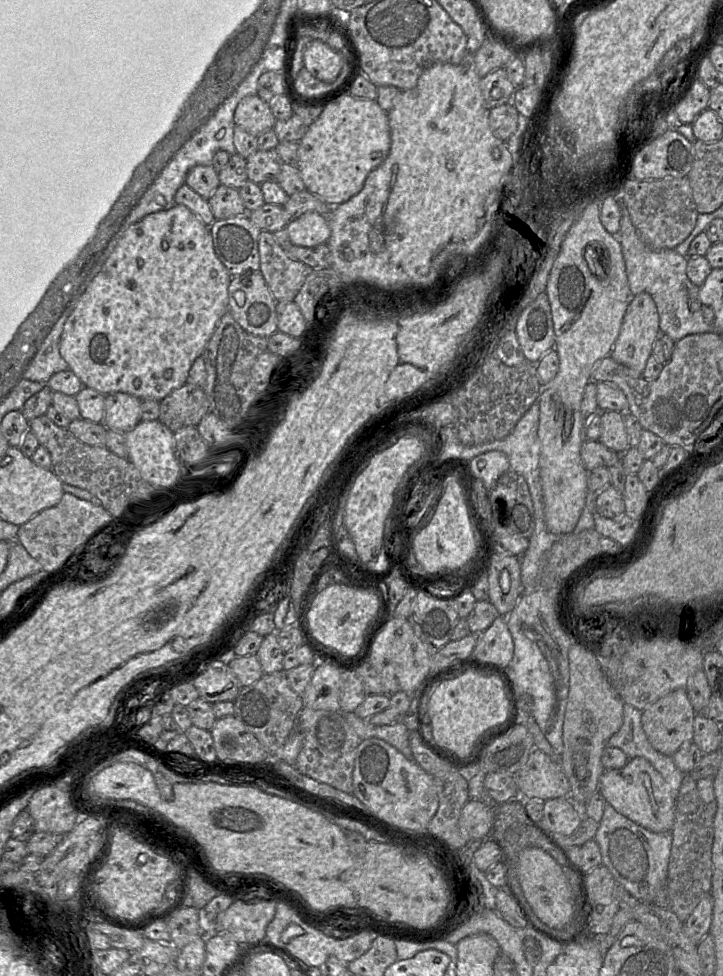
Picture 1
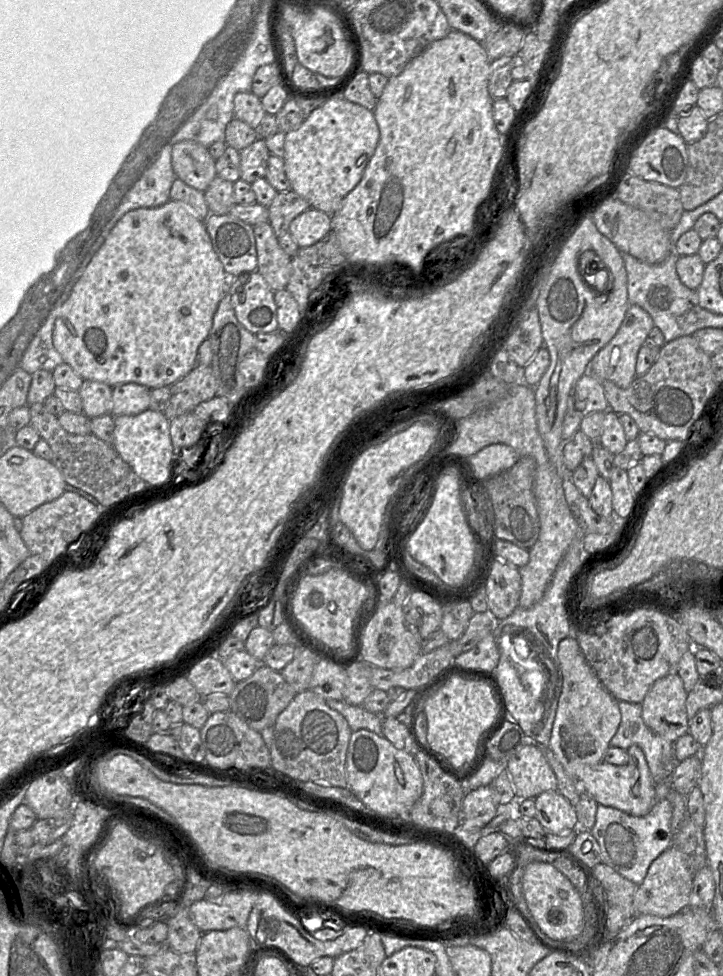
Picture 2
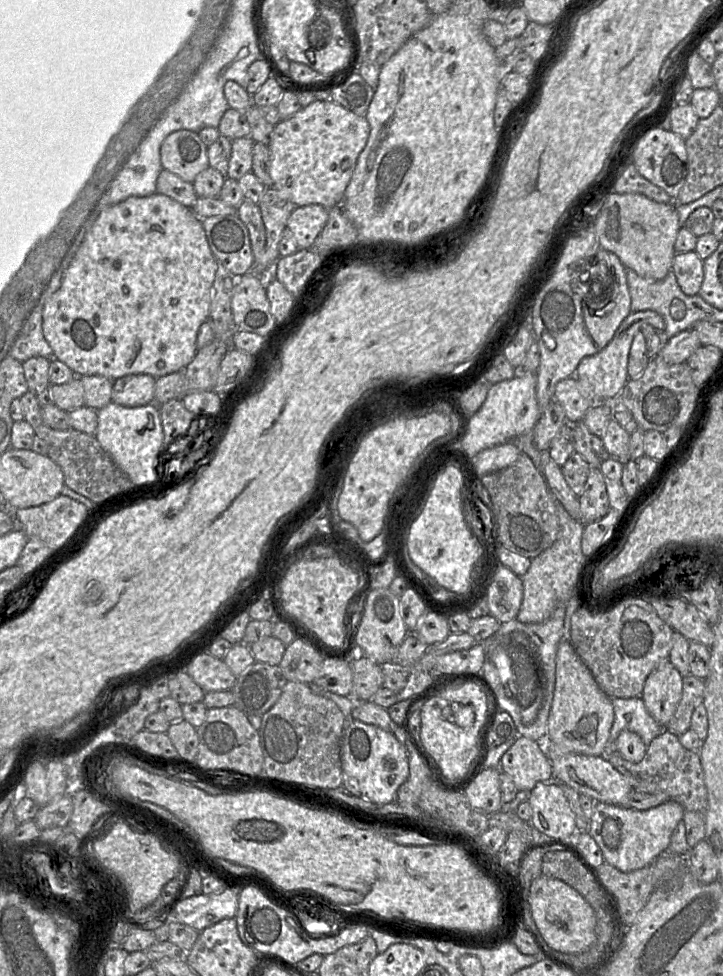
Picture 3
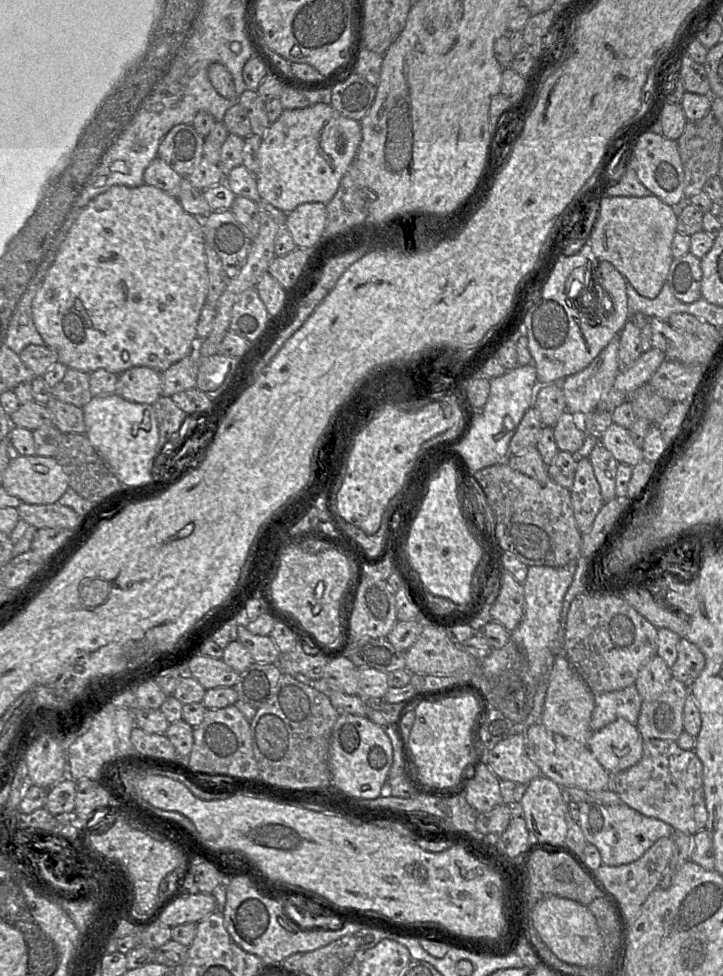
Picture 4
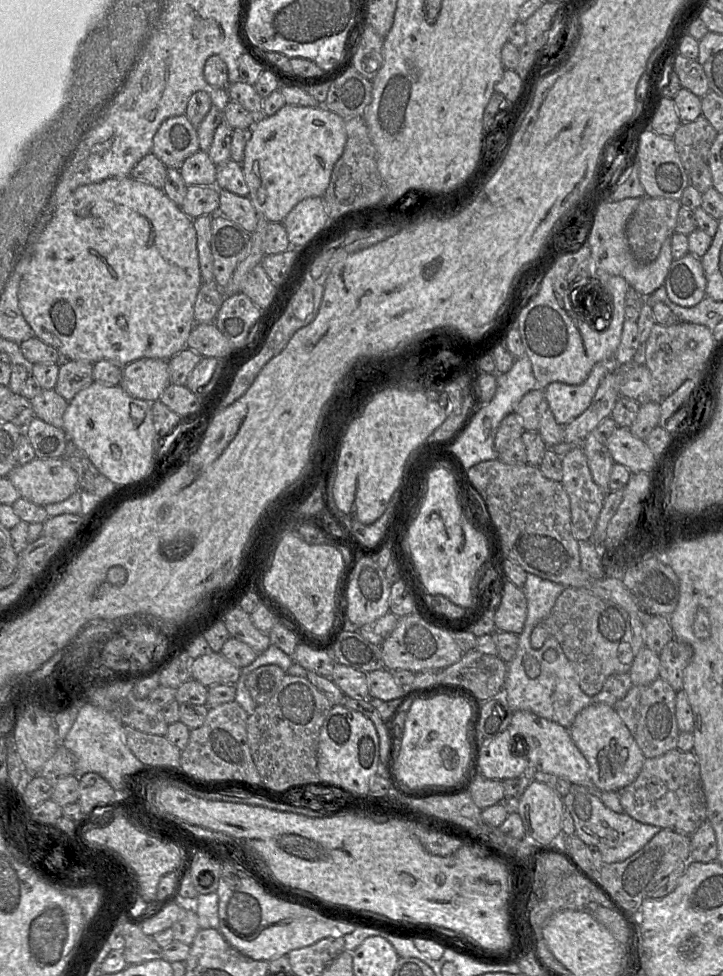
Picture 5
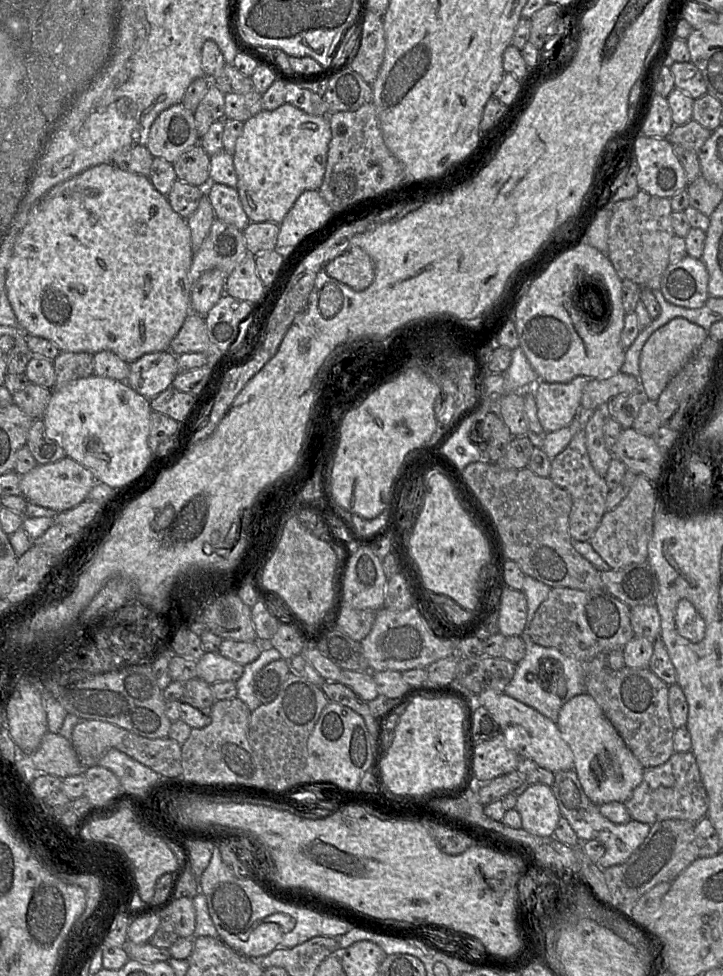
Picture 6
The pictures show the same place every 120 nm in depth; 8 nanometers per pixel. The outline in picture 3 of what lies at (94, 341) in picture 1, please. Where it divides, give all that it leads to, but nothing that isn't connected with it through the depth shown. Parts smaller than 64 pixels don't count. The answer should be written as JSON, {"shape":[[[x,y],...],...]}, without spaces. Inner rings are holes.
{"shape":[[[154,193],[128,199],[106,207],[95,209],[83,228],[83,239],[73,259],[62,273],[59,289],[46,301],[43,309],[43,334],[51,346],[54,358],[65,363],[76,376],[100,375],[111,380],[131,375],[149,374],[155,378],[183,369],[197,353],[197,334],[202,323],[208,320],[218,262],[212,254],[202,225],[202,218],[192,209],[163,194]]]}

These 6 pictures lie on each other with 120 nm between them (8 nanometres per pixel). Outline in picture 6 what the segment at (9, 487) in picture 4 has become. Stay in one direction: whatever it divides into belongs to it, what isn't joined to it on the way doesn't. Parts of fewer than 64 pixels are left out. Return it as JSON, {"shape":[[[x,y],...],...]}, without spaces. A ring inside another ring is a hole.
{"shape":[[[66,456],[53,463],[38,464],[31,471],[20,476],[20,492],[27,502],[60,513],[85,501],[95,482],[88,468]]]}

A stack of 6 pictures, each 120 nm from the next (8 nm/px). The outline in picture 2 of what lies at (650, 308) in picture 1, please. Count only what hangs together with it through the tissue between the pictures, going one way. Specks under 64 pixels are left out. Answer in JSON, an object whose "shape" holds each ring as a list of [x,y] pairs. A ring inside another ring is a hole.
{"shape":[[[629,305],[616,335],[592,358],[585,374],[595,376],[601,383],[609,380],[618,387],[626,389],[637,377],[637,355],[654,326],[652,317],[643,308],[638,305]]]}

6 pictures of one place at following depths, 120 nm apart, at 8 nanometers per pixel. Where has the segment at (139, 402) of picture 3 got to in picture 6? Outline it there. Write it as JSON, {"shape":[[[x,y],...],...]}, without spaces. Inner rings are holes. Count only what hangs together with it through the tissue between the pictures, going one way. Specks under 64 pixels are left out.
{"shape":[[[170,350],[146,353],[129,363],[127,384],[151,400],[172,385],[178,374],[177,356]]]}

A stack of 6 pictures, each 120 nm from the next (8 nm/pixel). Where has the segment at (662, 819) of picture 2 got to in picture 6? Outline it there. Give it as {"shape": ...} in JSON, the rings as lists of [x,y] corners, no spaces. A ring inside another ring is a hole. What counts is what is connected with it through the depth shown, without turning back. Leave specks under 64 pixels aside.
{"shape":[[[573,769],[555,772],[551,790],[561,815],[567,819],[579,841],[595,839],[605,846],[603,857],[596,863],[601,869],[624,863],[649,834],[651,825],[633,820],[624,803],[618,801],[601,805],[593,803],[585,794]]]}

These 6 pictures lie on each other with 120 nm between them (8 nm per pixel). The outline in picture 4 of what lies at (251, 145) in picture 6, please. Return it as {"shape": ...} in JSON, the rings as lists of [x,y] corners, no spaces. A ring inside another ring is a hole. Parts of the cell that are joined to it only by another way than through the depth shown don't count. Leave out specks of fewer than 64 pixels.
{"shape":[[[317,103],[306,108],[285,109],[279,118],[271,123],[269,129],[262,137],[262,142],[258,151],[259,168],[255,174],[255,179],[260,198],[285,213],[292,212],[297,206],[304,203],[315,202],[327,204],[334,197],[344,173],[354,161],[361,140],[362,132],[359,121],[343,116],[330,104]]]}

